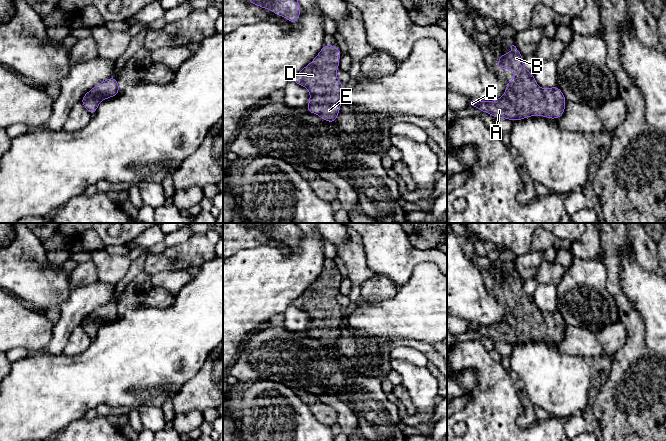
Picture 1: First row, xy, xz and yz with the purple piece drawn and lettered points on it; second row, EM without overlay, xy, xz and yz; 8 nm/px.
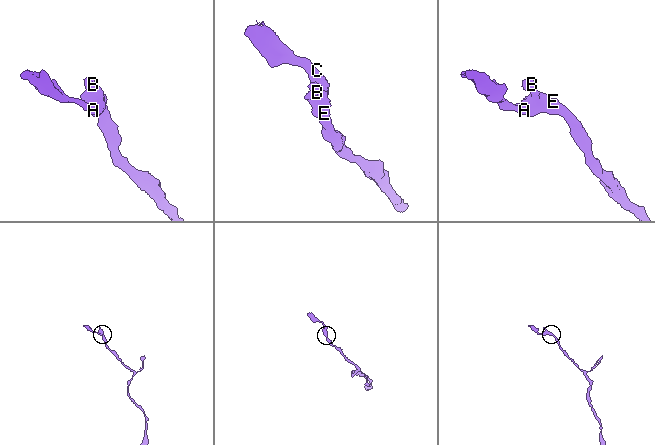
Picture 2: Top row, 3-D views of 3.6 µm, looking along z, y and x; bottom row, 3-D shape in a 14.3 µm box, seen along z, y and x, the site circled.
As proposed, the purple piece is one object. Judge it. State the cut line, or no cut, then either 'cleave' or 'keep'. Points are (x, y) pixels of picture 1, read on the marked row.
cut none; keep

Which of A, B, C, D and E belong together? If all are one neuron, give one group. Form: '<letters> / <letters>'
A B C D E

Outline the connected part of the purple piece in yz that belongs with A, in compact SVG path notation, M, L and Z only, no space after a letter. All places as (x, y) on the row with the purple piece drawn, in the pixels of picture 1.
M511 46L508 55L501 52L496 63L499 70L513 70L513 82L506 81L506 91L499 99L485 102L471 98L468 107L477 107L495 119L507 118L513 122L529 116L555 120L564 114L567 100L558 85L542 90L533 73L523 66L523 56L516 46Z

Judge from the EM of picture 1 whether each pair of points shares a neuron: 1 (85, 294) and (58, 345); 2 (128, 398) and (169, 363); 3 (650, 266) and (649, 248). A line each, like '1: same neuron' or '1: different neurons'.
1: same neuron
2: same neuron
3: same neuron

